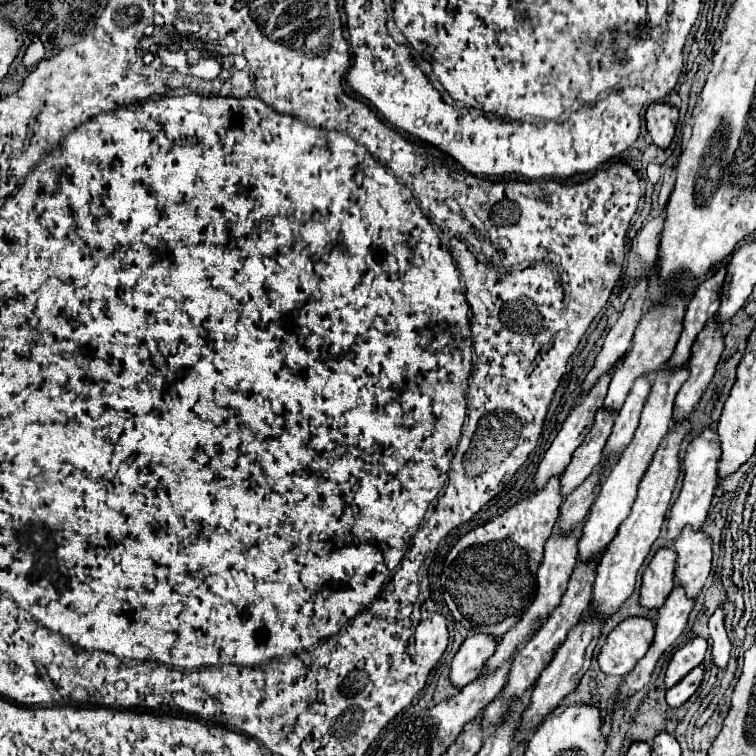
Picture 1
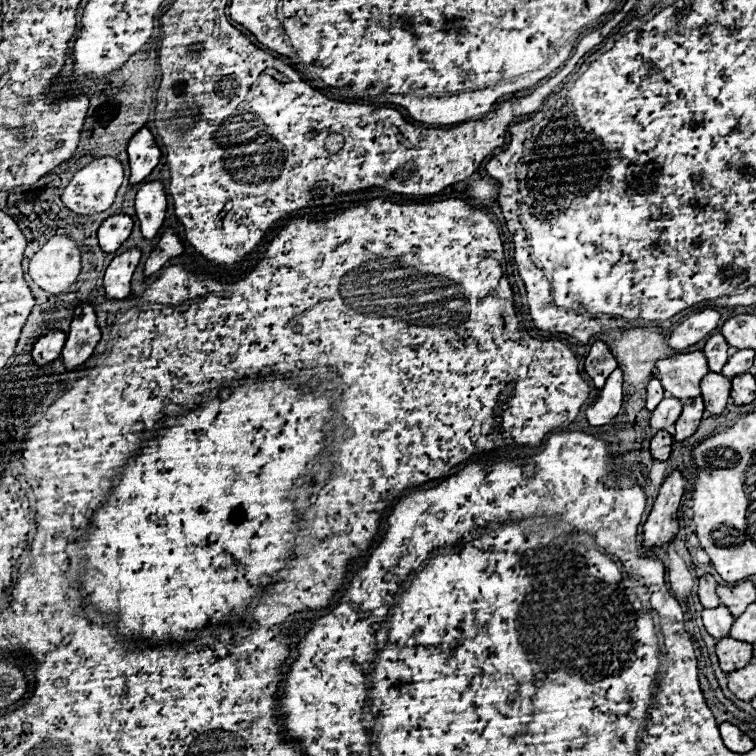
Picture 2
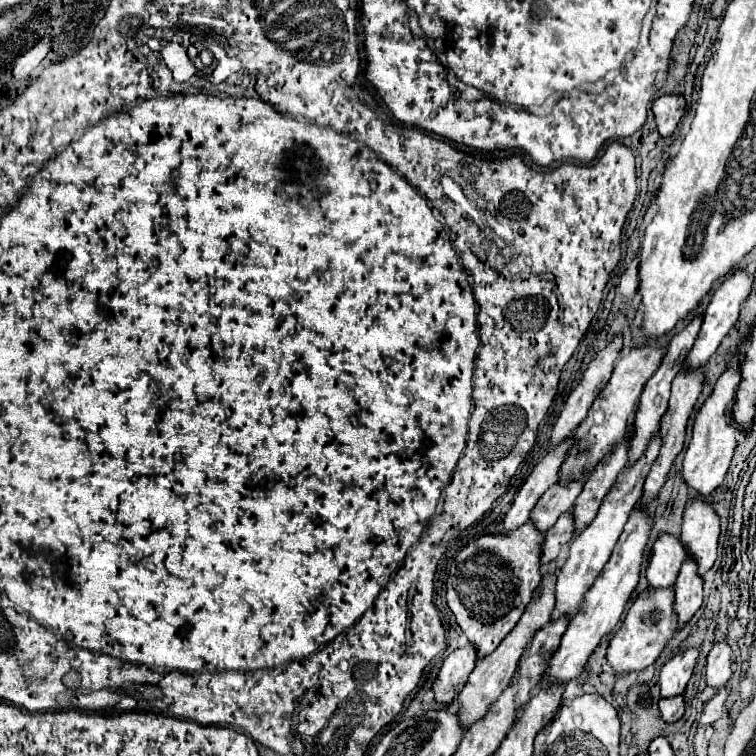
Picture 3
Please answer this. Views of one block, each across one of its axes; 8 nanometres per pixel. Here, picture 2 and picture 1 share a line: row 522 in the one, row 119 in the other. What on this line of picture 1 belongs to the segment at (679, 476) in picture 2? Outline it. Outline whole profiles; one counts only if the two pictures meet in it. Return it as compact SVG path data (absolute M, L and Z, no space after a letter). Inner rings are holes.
M650 104L646 110L646 130L652 138L652 142L666 150L674 138L678 124L678 108L668 104Z

